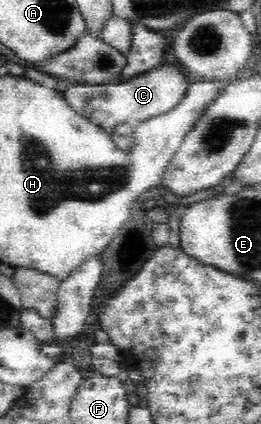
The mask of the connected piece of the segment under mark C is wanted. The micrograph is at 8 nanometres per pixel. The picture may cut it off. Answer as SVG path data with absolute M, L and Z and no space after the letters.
M165 65L153 70L133 75L120 82L95 85L79 84L65 89L62 97L67 104L105 132L114 133L119 124L133 124L159 116L173 110L186 96L185 75L174 65Z

